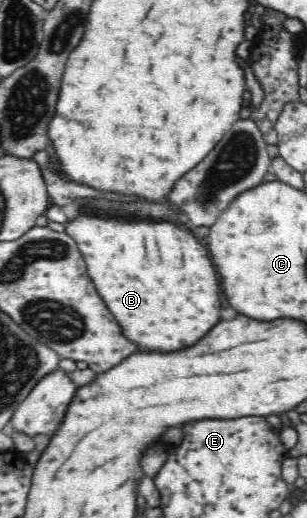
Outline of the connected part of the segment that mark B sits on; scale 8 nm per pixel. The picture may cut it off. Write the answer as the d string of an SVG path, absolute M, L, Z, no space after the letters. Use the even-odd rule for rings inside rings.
M81 211L65 225L65 233L71 236L82 253L86 271L92 278L98 294L120 322L126 338L136 342L144 350L180 350L200 340L212 324L220 320L220 284L214 266L208 258L208 250L192 236L191 227L178 222L150 222L136 220L126 224L124 218L102 218L94 211Z

